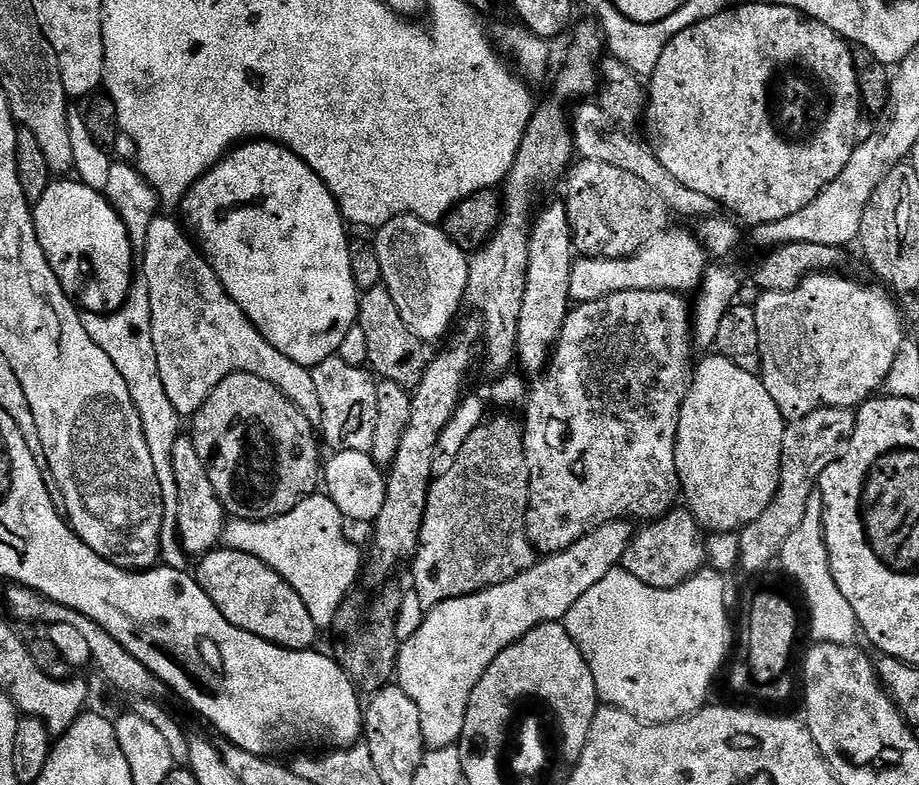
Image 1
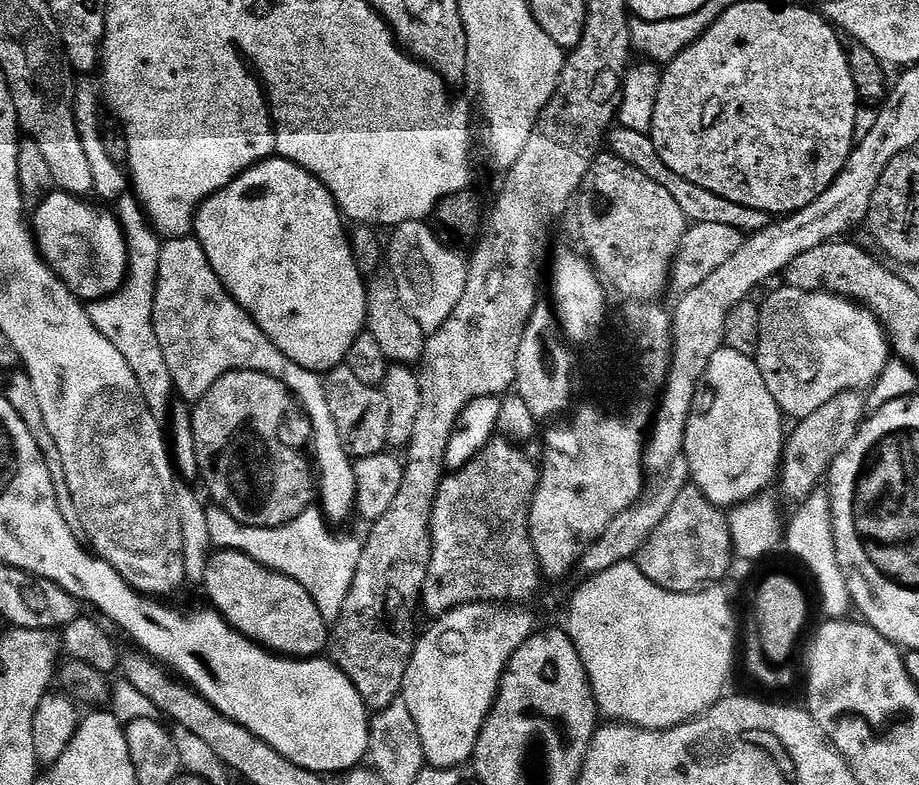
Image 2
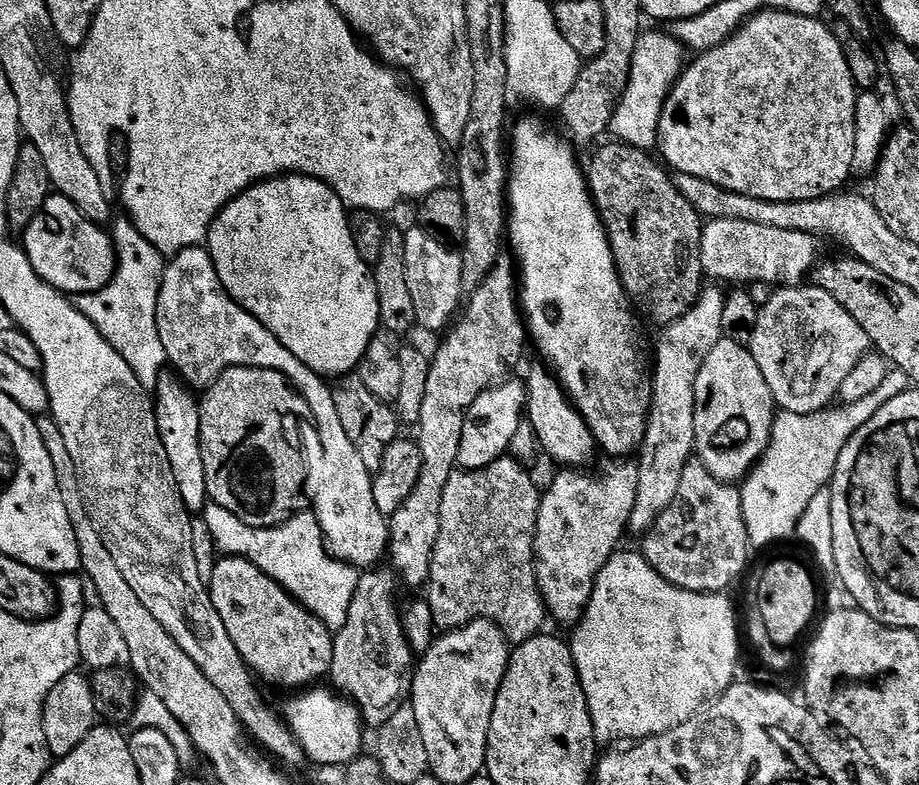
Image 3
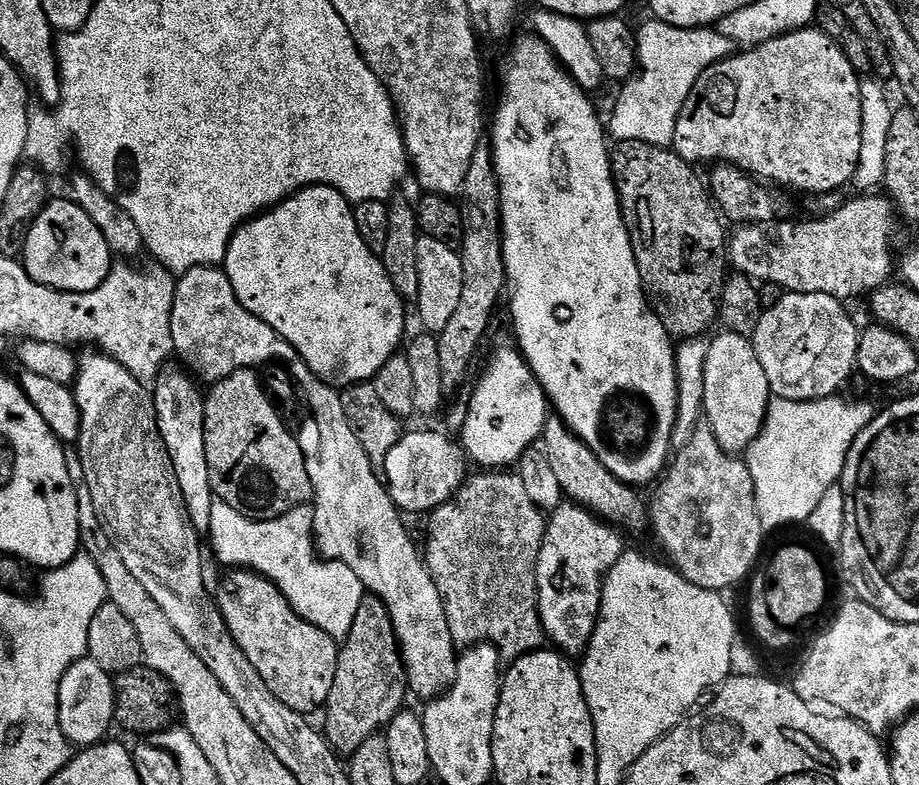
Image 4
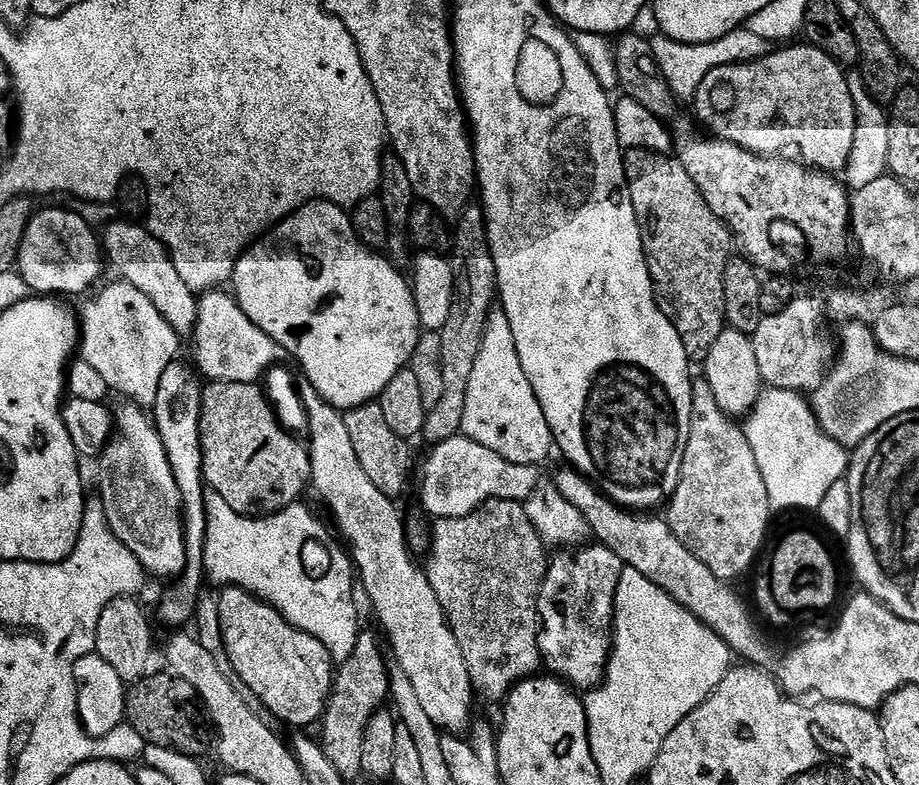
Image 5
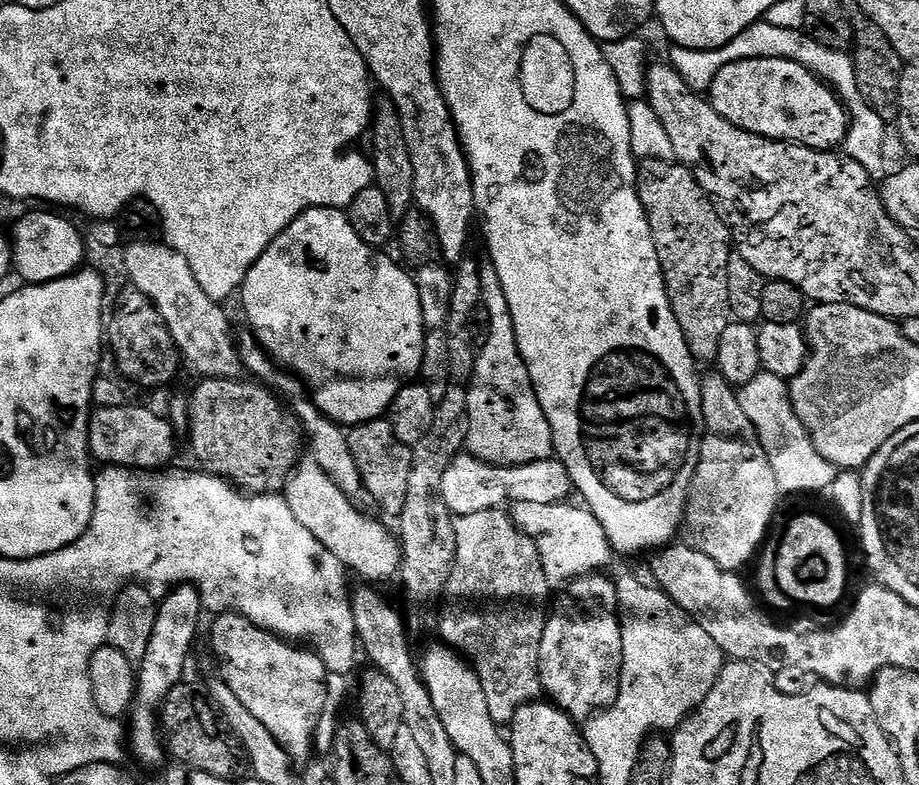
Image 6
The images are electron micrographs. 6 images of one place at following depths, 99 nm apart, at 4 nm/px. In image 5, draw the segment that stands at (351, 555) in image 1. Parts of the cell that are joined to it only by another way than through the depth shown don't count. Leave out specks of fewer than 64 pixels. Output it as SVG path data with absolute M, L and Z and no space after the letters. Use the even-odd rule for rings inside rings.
M214 491L207 493L205 510L208 532L202 568L207 579L219 586L245 588L265 600L298 631L321 640L337 665L344 664L354 654L354 642L362 631L352 593L354 565L351 555L332 541L319 518L304 502L291 504L275 516L240 516ZM307 556L316 556L316 568L304 561Z

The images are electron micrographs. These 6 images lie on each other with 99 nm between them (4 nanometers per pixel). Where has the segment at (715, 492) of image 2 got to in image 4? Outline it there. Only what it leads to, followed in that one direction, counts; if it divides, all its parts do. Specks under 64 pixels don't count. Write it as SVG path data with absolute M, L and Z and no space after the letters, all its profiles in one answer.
M725 330L720 334L721 336L711 337L706 354L702 416L724 452L744 454L760 433L768 413L770 393L766 372L758 362L758 354L749 337Z

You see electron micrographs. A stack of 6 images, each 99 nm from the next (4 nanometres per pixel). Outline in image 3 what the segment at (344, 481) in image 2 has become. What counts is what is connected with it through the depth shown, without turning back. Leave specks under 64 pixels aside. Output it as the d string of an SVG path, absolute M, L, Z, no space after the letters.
M207 247L187 248L167 261L164 281L158 294L158 338L162 338L168 364L184 384L193 389L207 390L228 368L272 368L287 378L289 384L302 397L306 408L312 411L312 416L316 419L316 432L320 435L324 473L321 474L320 485L316 488L314 511L324 535L324 548L335 560L350 564L357 570L368 570L379 565L376 563L382 558L385 559L388 550L388 520L379 512L374 500L373 473L366 470L366 462L362 462L358 450L354 450L354 442L350 442L342 426L342 418L338 418L329 381L298 362L298 358L294 358L294 354L290 354L290 350L286 350L286 346L282 346L282 342L278 342L278 338L274 338L274 334L270 334L270 330L266 330L266 326L262 326L256 316L251 316L237 300L228 295L218 278L218 270L214 270L214 262Z

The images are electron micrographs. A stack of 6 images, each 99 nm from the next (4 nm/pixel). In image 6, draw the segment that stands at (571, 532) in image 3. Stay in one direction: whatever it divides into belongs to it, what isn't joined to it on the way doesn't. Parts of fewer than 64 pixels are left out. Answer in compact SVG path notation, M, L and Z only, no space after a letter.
M604 574L579 576L556 600L556 613L544 622L544 633L538 650L538 670L543 695L560 708L570 719L587 722L590 717L604 712L620 693L622 674L622 626L620 625L620 603L616 597L616 580L607 580Z

